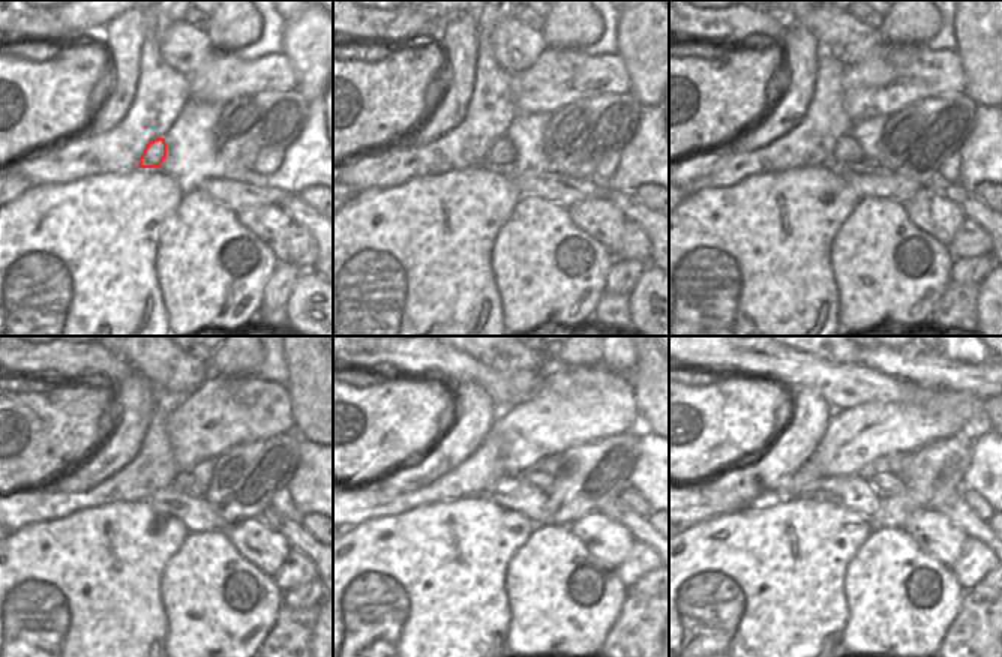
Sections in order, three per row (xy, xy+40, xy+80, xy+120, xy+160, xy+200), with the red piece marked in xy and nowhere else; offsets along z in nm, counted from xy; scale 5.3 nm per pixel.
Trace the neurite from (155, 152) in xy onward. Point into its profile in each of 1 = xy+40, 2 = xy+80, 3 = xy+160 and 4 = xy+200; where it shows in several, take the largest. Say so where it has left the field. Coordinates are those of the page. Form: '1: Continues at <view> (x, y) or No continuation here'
1: Continues at xy+40 (501, 153)
2: Continues at xy+80 (845, 150)
3: Continues at xy+160 (543, 482)
4: Continues at xy+200 (885, 483)

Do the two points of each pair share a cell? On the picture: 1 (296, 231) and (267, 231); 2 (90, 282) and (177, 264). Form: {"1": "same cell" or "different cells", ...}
{"1": "different cells", "2": "different cells"}

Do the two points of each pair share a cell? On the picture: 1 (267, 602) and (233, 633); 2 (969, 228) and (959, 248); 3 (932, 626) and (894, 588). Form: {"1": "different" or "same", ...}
{"1": "same", "2": "same", "3": "same"}

